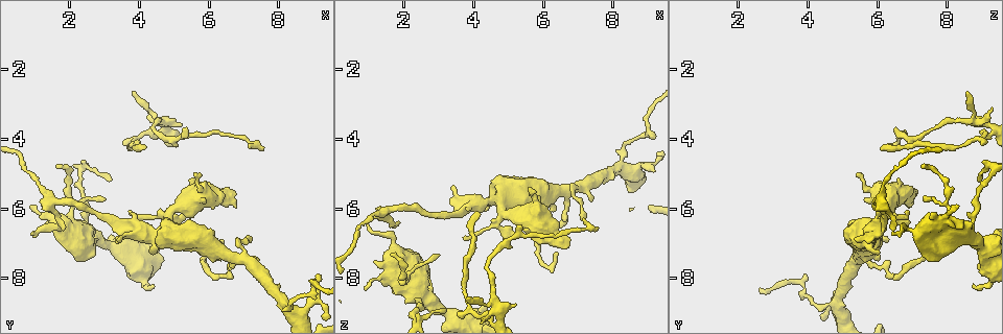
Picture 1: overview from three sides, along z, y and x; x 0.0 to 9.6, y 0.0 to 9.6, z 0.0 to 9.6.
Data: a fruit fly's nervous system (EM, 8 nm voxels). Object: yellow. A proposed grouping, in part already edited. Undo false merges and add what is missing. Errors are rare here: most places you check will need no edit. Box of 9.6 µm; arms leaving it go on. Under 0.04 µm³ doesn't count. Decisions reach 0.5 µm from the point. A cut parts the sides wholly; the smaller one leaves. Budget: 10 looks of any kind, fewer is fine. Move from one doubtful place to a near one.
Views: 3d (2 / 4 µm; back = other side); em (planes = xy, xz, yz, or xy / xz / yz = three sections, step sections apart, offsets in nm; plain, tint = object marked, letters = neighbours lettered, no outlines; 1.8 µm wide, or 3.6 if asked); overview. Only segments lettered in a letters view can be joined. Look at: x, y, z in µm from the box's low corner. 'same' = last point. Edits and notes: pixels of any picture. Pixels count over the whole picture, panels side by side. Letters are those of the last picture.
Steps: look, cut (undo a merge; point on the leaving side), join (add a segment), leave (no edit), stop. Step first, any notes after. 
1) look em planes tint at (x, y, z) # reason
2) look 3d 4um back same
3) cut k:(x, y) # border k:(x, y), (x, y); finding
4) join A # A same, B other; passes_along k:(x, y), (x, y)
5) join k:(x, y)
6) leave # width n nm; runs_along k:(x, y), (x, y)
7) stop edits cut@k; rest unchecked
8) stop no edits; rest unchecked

look em 3.6um xz step 4 letters at (4.30, 7.30, 6.10) # thick end

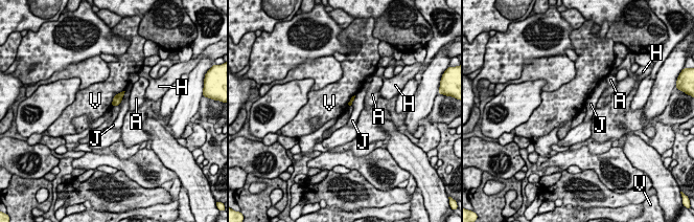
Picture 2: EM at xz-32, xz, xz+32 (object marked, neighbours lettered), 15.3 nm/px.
look em 3.6um planes letters same # cut it another way

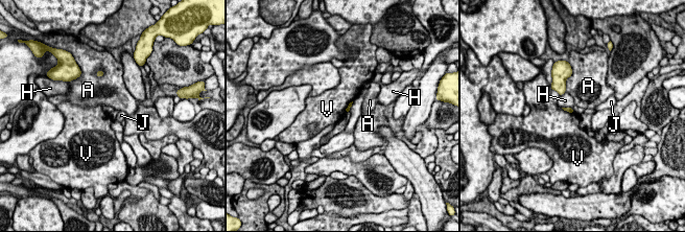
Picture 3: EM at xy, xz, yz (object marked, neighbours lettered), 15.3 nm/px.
leave # A other, H other, J other, V other; border 3:(561, 108), (573, 113); no lettered segment goes on from it

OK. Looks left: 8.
look em yz step 16 letters at (0.90, 6.70, 6.35) # an open end

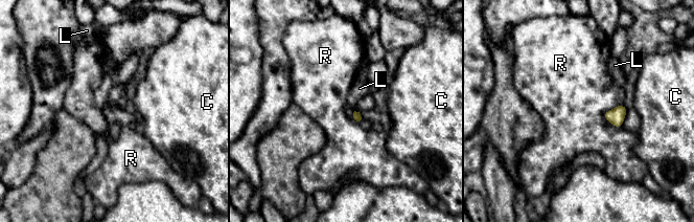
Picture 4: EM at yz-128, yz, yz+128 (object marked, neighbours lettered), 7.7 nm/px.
look em planes letters same

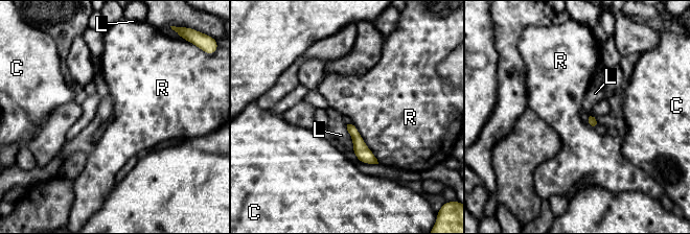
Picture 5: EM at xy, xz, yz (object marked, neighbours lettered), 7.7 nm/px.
leave # C other, L other, R other; no lettered segment goes on from it

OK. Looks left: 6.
look 3d 2um at (2.65, 6.80, 8.65) # a narrow waist

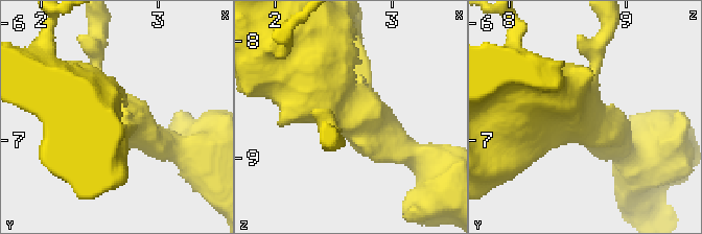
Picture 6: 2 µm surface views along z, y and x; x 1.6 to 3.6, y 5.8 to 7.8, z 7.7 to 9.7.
look em 3.6um planes letters at (2.68, 6.82, 8.60) # arms 4

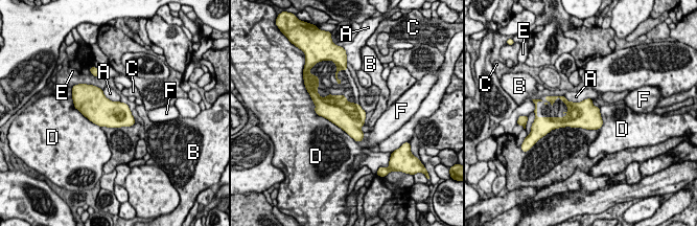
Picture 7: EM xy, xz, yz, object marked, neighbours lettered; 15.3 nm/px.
leave # width 420 nm; longest_contact D 900 nm; A other, B other, C other, D other, E other, F other; all the same cell

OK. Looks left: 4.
look em planes tint at (4.15, 4.20, 6.10) # long arm stops here

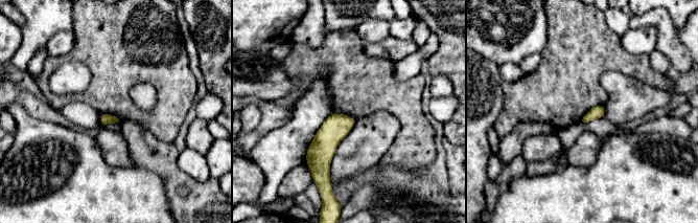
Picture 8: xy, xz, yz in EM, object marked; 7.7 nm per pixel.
look em planes letters same # what lies round it

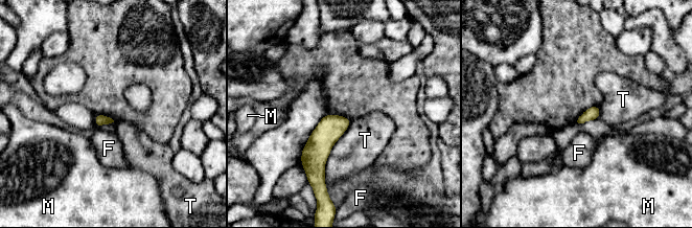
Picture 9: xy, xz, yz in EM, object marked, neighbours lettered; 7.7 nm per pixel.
leave # F other, M other, T other; border 9:(351, 120), (331, 149), (324, 181); no lettered segment goes on from it

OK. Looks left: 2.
stop no edits; rest unchecked

